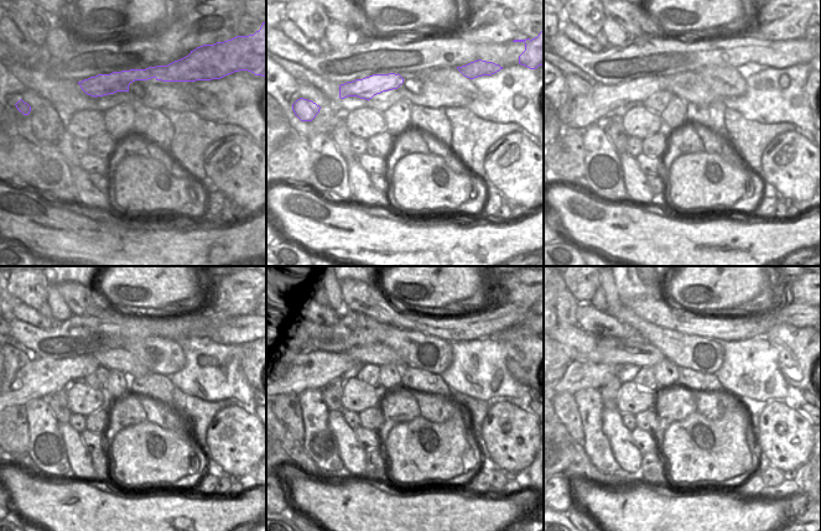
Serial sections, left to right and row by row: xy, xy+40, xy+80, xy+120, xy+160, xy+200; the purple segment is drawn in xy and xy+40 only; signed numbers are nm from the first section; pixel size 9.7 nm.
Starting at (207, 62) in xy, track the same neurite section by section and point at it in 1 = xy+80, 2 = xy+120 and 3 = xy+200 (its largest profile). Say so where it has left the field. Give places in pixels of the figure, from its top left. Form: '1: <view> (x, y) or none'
1: xy+80 (581, 112)
2: xy+120 (40, 378)
3: xy+200 (578, 375)

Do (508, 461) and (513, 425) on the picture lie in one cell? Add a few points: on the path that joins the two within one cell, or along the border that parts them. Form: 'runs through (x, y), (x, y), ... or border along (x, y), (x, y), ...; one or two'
runs through (509, 452), (510, 433); one

